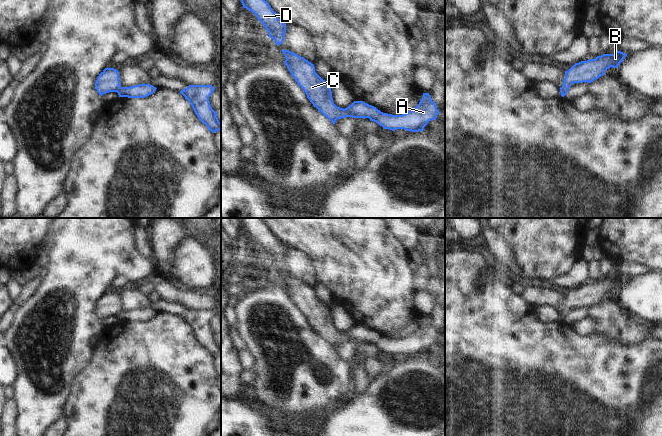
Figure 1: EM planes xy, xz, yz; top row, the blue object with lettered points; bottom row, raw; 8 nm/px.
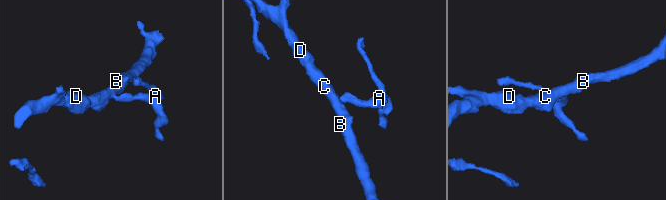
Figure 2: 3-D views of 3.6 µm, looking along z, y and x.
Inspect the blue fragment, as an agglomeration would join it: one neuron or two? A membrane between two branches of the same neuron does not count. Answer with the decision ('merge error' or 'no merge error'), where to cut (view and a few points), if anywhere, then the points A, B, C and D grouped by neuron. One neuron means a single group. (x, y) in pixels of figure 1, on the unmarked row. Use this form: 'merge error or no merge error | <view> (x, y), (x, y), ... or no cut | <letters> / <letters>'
no merge error | no cut | A B C D

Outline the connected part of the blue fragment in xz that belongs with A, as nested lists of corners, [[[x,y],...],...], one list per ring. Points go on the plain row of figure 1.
[[[289,274],[281,275],[286,282],[284,288],[292,301],[306,317],[313,330],[327,341],[333,349],[337,343],[345,341],[369,342],[370,345],[376,346],[383,353],[392,355],[404,353],[419,356],[424,354],[429,345],[436,344],[440,337],[429,317],[423,317],[419,328],[402,339],[383,337],[363,325],[354,325],[345,333],[337,331],[333,326],[330,309],[315,296],[314,288]]]

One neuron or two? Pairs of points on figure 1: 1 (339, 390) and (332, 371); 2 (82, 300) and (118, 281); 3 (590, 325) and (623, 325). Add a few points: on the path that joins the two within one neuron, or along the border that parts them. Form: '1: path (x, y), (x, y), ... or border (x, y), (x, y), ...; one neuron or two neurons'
1: path (334, 385), (332, 383), (332, 376); one neuron
2: border (127, 279), (122, 275), (117, 275), (109, 284); two neurons
3: border (588, 315), (598, 320), (595, 332); two neurons

